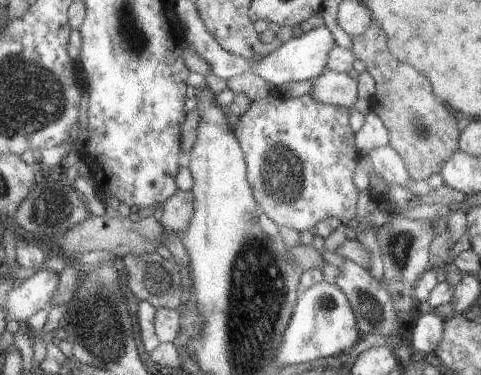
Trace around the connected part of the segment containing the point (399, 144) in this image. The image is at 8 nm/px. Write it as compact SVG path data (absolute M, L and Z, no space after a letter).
M371 24L360 36L352 39L350 52L365 65L365 72L374 81L374 92L369 100L370 111L381 120L388 135L388 146L397 152L408 178L425 180L436 174L441 164L458 150L457 120L439 104L429 88L429 82L411 72L411 66L401 64L389 54L381 28Z

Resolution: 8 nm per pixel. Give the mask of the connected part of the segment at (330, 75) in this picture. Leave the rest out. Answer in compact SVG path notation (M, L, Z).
M325 70L310 81L308 94L317 103L350 109L357 100L357 84L347 73Z

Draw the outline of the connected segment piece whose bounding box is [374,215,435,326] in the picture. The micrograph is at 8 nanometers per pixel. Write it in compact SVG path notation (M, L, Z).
M395 215L374 233L382 263L383 288L389 294L397 318L401 319L406 326L414 315L411 309L414 300L411 292L415 280L429 268L428 245L435 238L428 230L429 223L432 223L432 220L414 221Z

